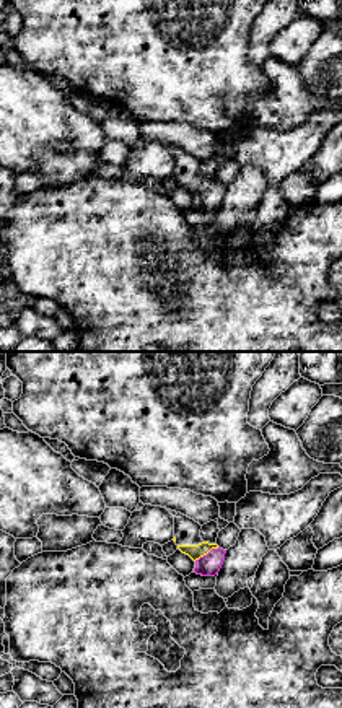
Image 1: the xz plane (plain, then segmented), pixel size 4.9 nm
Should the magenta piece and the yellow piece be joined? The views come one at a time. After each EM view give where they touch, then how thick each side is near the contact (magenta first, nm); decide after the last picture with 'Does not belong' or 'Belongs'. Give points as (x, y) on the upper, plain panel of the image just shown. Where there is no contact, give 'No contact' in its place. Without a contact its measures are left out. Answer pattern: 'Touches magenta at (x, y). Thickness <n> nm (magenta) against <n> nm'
Touches magenta at (207, 189). Thickness 110 nm (magenta) against 70 nm

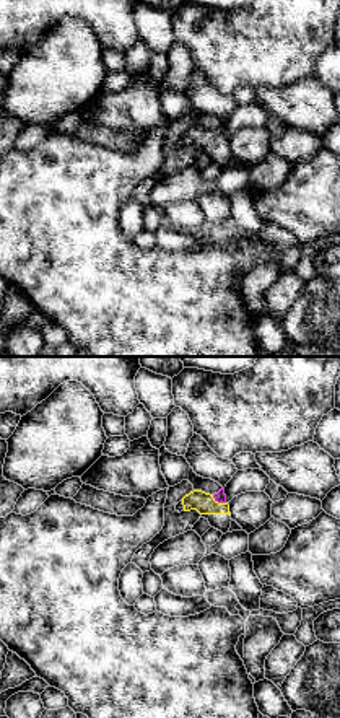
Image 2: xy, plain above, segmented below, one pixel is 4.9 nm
Touches magenta at (218, 137). Thickness 60 nm (magenta) against 100 nm

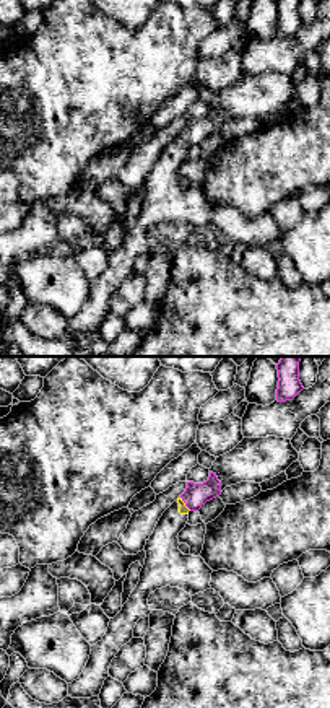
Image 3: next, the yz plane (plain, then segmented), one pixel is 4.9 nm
Touches magenta at (184, 137). Thickness 120 nm (magenta) against 50 nm

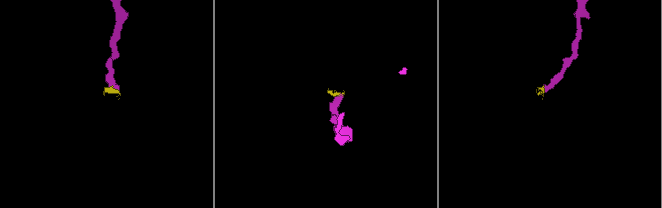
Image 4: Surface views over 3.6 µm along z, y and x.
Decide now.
Belongs

